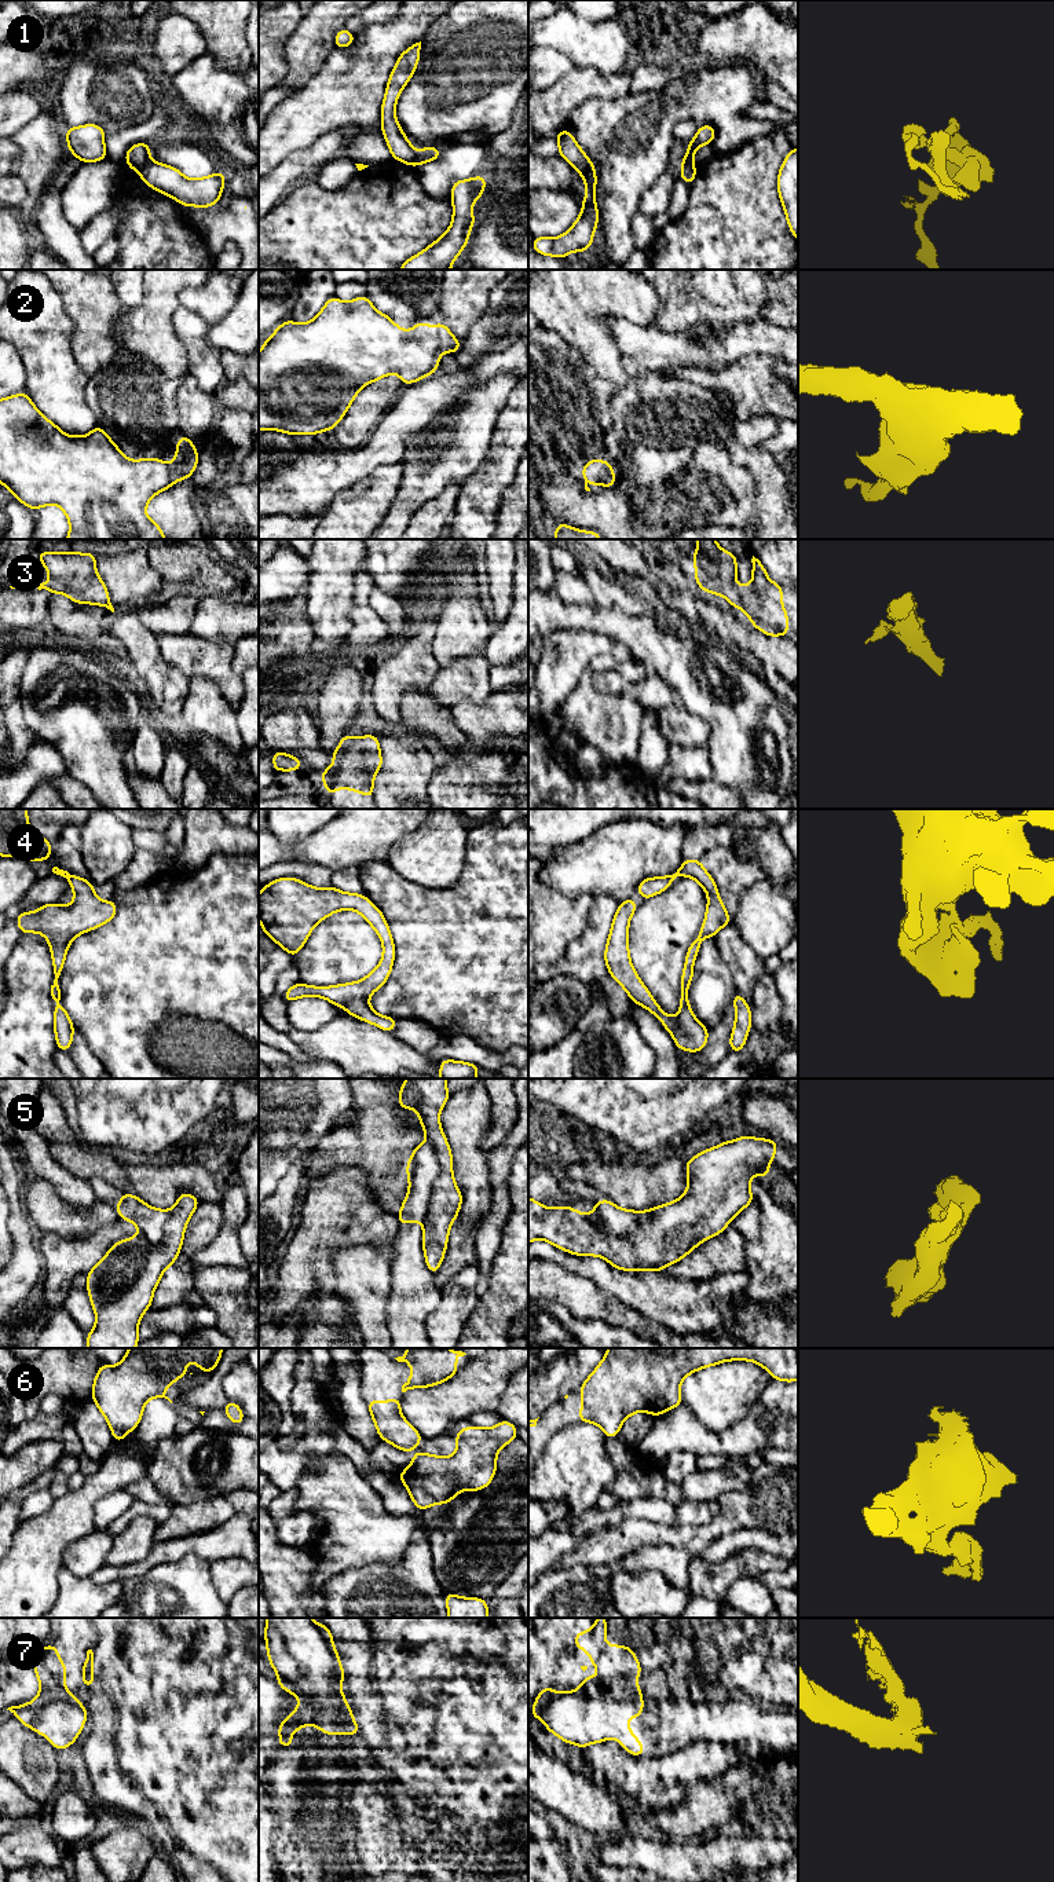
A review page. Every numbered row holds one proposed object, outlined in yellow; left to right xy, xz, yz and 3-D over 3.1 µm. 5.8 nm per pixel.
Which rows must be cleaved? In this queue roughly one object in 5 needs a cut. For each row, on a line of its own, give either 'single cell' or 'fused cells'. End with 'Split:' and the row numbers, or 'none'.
1: fused cells
2: single cell
3: single cell
4: single cell
5: fused cells
6: single cell
7: fused cells
Split: 1, 5, 7

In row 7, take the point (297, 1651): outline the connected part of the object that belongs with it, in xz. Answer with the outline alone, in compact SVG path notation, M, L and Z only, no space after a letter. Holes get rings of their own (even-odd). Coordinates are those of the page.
M267 1618L266 1645L278 1677L293 1683L303 1695L316 1698L316 1707L338 1711L332 1694L334 1661L319 1627L311 1618Z

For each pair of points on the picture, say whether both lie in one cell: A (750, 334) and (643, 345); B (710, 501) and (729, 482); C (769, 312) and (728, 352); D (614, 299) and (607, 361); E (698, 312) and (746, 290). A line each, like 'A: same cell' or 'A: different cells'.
A: same cell
B: same cell
C: different cells
D: same cell
E: same cell

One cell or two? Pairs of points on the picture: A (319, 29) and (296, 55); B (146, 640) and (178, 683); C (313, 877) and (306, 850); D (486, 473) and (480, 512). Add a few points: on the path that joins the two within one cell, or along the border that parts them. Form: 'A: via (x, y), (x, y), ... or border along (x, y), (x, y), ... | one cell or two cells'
A: via (315, 36), (303, 48) | one cell
B: via (146, 651), (167, 672) | one cell
C: border along (277, 861), (314, 861), (333, 871) | two cells
D: via (486, 483), (480, 493), (480, 502) | one cell

